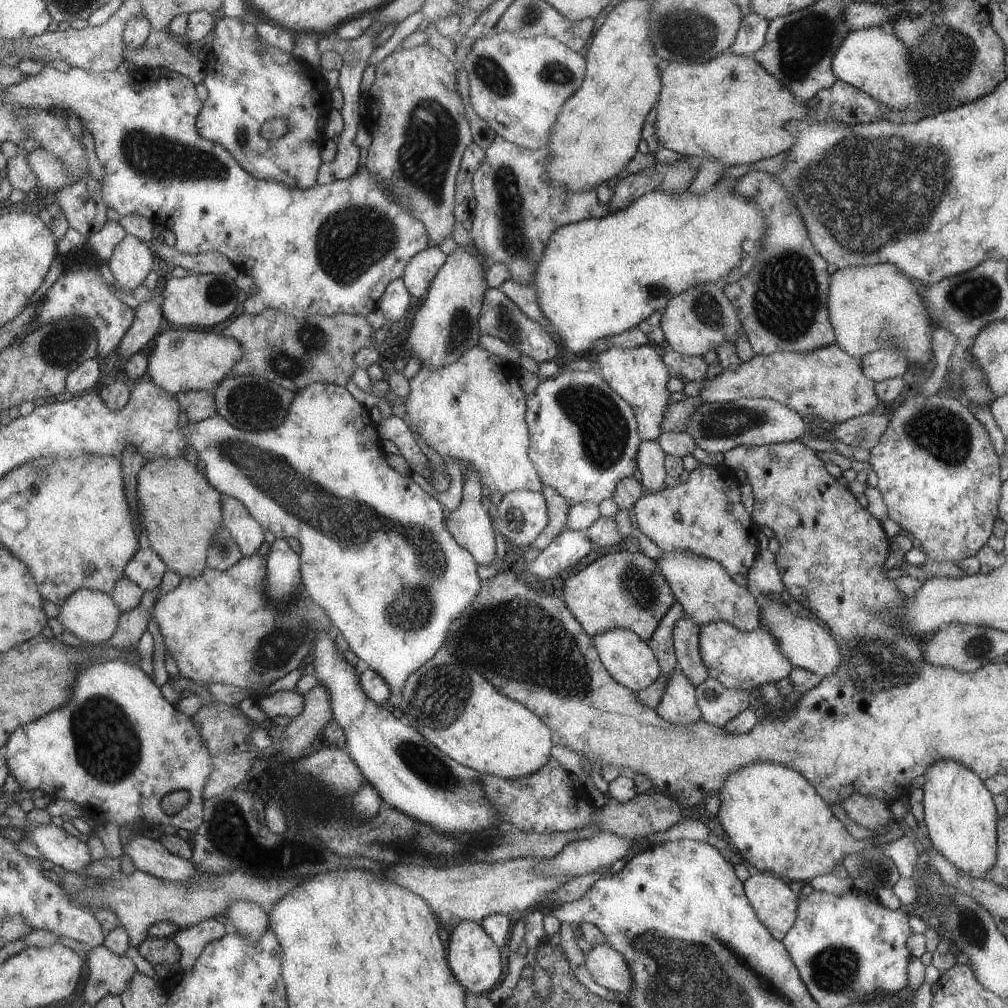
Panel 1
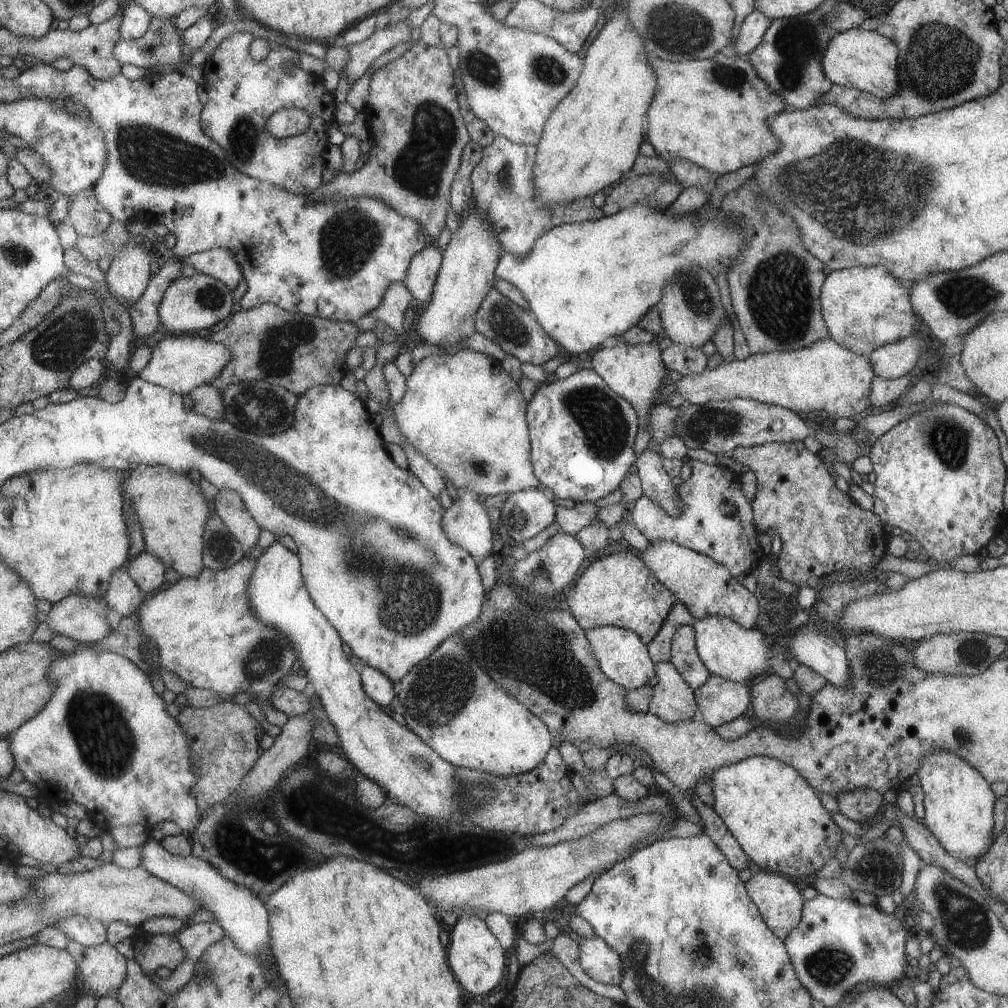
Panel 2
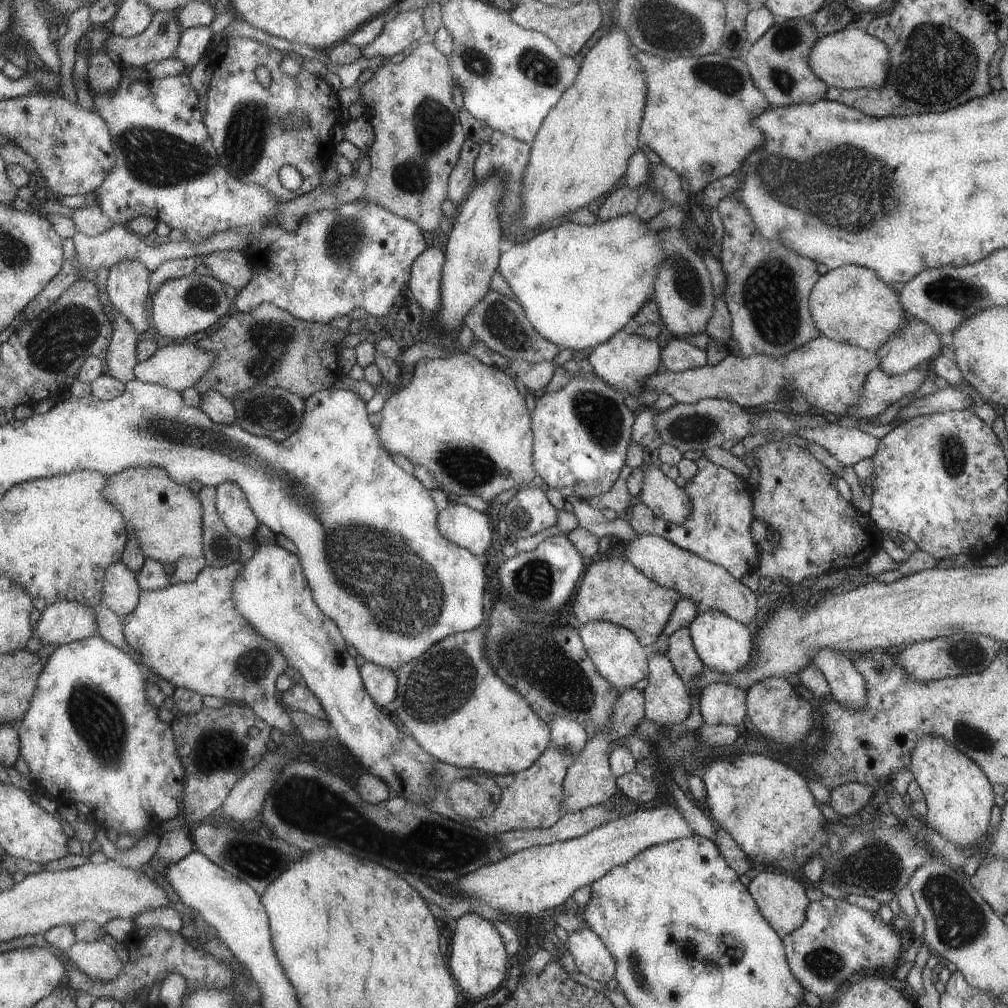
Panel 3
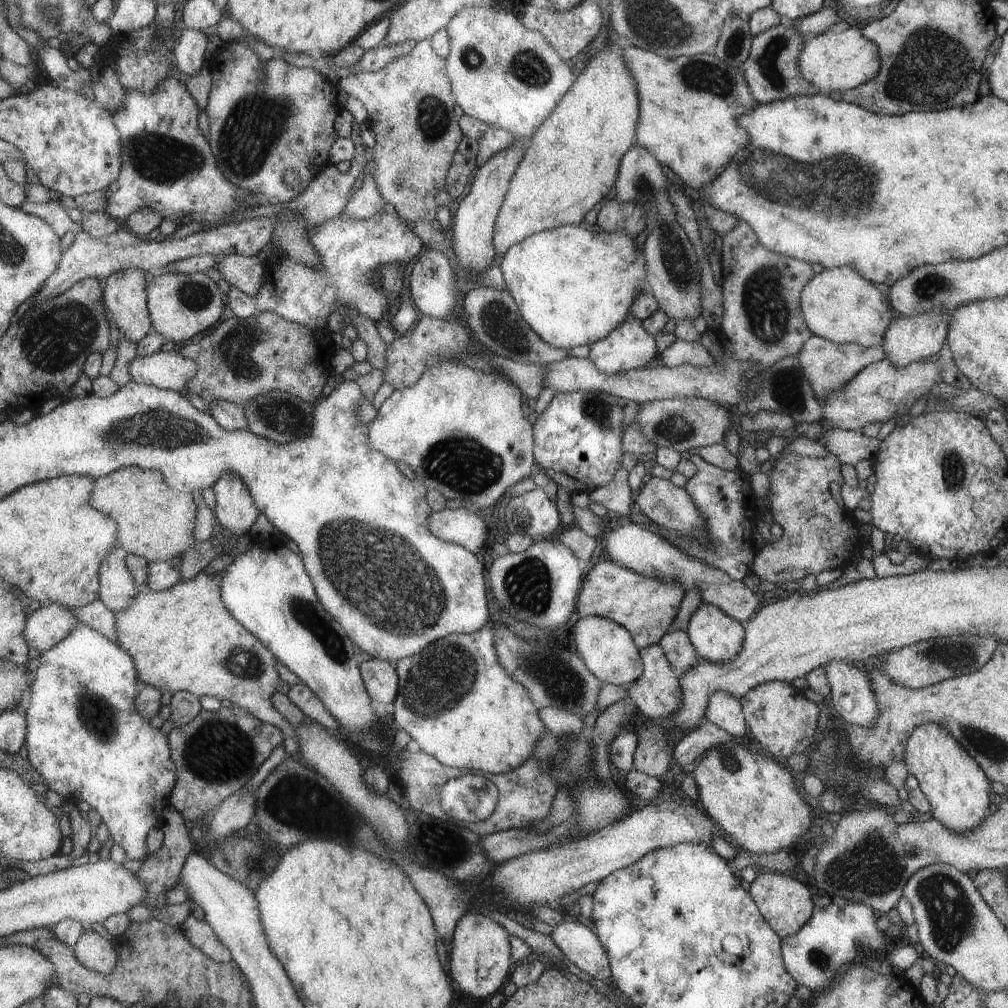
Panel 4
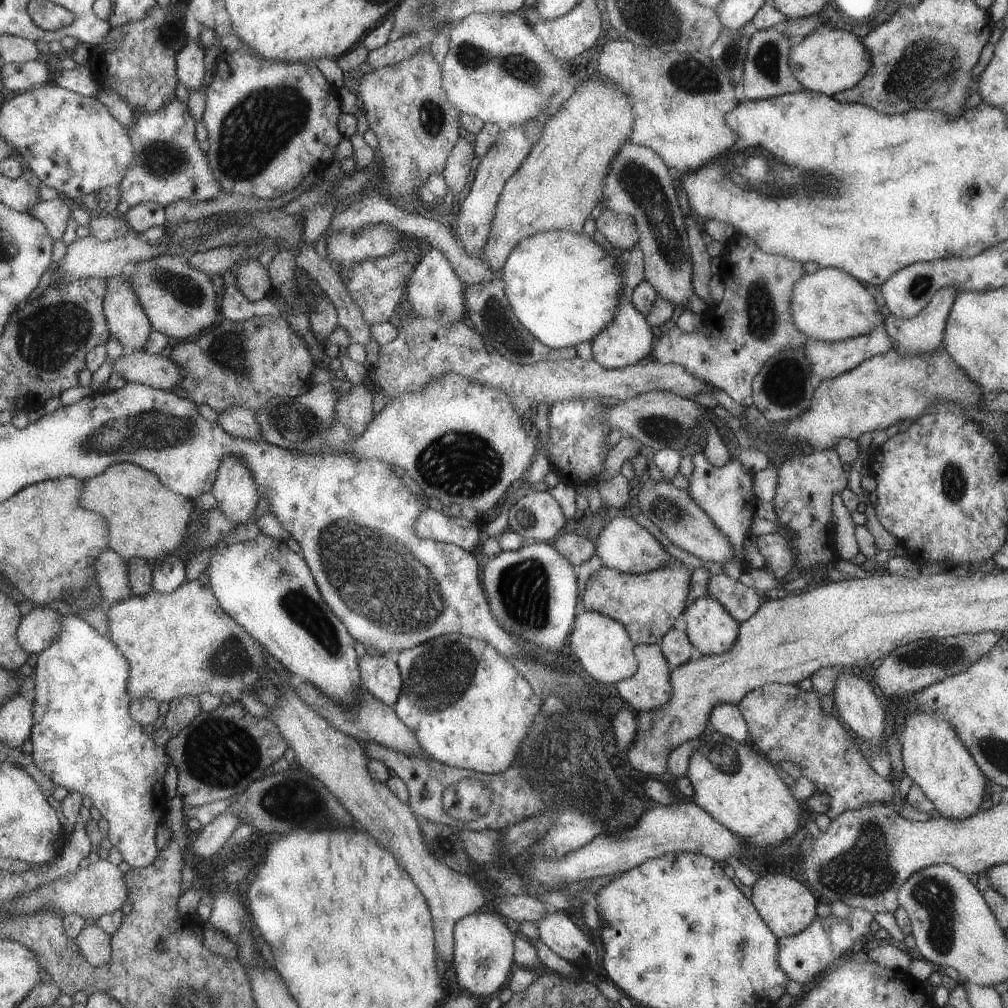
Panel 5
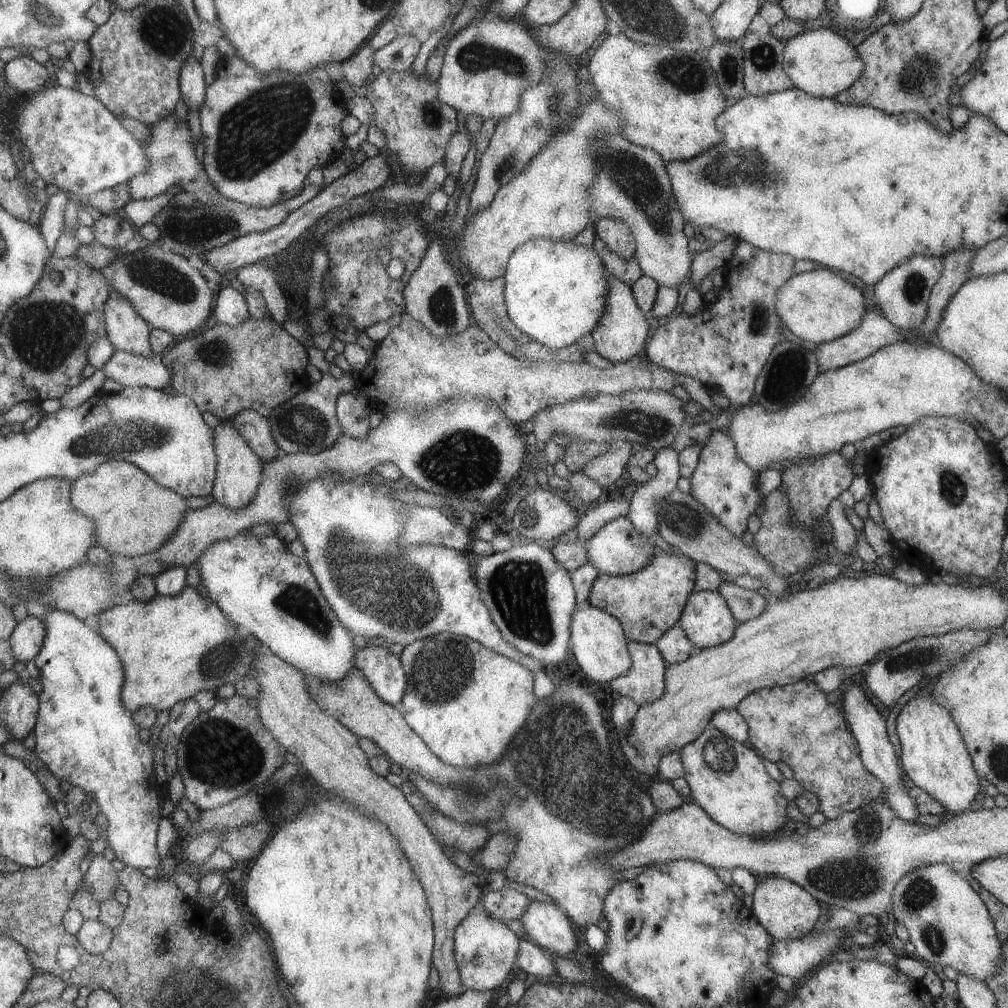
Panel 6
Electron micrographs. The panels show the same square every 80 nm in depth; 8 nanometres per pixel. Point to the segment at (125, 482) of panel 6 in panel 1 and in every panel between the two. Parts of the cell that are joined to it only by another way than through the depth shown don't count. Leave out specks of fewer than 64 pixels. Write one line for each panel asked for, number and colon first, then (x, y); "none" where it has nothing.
1: (181, 511)
2: (171, 513)
3: (165, 516)
4: (155, 521)
5: (146, 520)

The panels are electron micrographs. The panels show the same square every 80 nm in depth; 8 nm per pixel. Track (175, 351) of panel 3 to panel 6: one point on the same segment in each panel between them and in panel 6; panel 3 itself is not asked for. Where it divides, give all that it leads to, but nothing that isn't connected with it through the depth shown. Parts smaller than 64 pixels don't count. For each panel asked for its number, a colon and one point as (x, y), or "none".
4: (165, 369)
5: (157, 371)
6: (130, 370)

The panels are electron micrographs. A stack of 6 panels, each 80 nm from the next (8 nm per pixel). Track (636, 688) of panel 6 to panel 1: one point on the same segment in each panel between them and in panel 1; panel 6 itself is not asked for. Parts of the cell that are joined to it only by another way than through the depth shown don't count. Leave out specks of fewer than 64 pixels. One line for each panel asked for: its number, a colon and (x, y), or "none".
1: (678, 705)
2: (671, 700)
3: (666, 700)
4: (657, 694)
5: (649, 687)

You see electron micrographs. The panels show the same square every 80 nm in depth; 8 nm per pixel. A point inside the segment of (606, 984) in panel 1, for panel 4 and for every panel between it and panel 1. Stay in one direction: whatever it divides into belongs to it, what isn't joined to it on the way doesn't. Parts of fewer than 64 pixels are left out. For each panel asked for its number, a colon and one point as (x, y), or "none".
2: (600, 963)
3: (590, 956)
4: (581, 946)

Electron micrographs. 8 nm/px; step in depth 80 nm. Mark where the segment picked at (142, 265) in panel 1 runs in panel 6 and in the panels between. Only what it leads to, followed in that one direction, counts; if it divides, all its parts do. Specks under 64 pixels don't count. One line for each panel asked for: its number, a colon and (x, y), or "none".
2: (127, 276)
3: (127, 281)
4: (124, 296)
5: (128, 324)
6: (127, 332)

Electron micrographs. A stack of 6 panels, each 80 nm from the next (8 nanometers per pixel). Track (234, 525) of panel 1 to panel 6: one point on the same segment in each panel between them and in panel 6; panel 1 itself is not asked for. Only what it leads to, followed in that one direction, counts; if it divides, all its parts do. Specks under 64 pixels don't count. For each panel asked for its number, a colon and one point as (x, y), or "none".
2: (228, 505)
3: (231, 505)
4: (234, 510)
5: (235, 491)
6: (239, 473)

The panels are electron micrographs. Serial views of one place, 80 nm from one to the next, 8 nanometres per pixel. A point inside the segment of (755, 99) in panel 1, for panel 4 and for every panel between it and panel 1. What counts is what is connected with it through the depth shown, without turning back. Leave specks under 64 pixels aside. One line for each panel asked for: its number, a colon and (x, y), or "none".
2: (712, 112)
3: (698, 120)
4: (688, 106)

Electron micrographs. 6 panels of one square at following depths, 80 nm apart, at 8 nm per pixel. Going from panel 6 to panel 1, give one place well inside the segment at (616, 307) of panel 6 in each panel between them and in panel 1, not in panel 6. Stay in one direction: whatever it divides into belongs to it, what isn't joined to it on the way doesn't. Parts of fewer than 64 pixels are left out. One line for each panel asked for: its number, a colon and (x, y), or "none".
1: (637, 374)
2: (634, 371)
3: (625, 361)
4: (629, 346)
5: (628, 338)

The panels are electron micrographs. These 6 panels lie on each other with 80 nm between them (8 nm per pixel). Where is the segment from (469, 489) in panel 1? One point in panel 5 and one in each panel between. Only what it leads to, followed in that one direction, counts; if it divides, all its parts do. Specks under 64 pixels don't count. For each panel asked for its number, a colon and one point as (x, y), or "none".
2: (465, 523)
3: (459, 524)
4: (459, 526)
5: (431, 525)

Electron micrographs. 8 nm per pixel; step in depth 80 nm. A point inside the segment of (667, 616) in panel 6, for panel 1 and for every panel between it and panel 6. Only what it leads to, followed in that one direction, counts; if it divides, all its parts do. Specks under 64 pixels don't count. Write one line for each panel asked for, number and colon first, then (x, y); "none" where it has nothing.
1: (626, 590)
2: (617, 590)
3: (612, 590)
4: (645, 606)
5: (647, 605)

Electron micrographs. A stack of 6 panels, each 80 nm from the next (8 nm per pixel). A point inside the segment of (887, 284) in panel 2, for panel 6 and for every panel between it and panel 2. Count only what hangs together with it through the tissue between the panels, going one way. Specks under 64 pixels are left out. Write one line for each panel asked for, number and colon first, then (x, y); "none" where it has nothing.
3: (850, 304)
4: (838, 304)
5: (829, 305)
6: (817, 306)

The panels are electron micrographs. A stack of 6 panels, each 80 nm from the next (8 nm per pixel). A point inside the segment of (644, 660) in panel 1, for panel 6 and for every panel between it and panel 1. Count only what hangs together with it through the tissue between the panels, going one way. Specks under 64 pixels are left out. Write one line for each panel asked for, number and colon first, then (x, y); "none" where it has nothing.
2: (623, 658)
3: (618, 657)
4: (608, 650)
5: (601, 645)
6: (598, 644)

